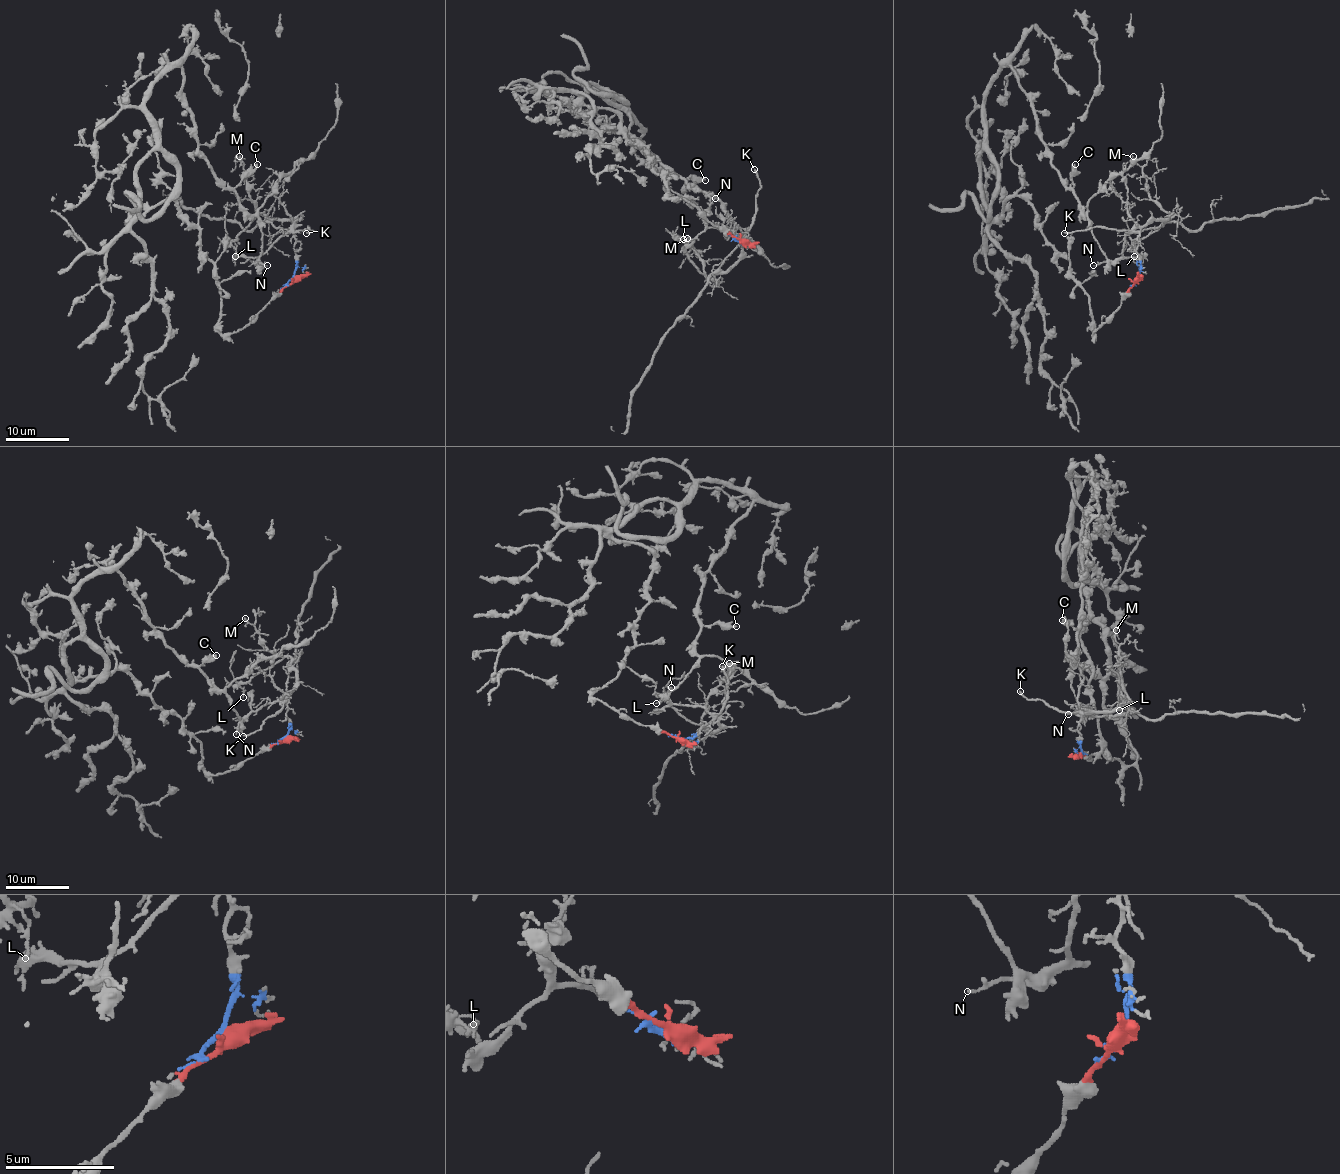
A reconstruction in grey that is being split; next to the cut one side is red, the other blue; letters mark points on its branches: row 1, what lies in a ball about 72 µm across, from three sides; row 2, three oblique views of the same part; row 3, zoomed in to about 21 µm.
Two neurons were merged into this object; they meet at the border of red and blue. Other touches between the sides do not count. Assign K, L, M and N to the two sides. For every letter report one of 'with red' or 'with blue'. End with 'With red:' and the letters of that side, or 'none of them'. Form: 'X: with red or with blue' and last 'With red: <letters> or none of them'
K: with blue
L: with blue
M: with blue
N: with blue
With red: none of them

